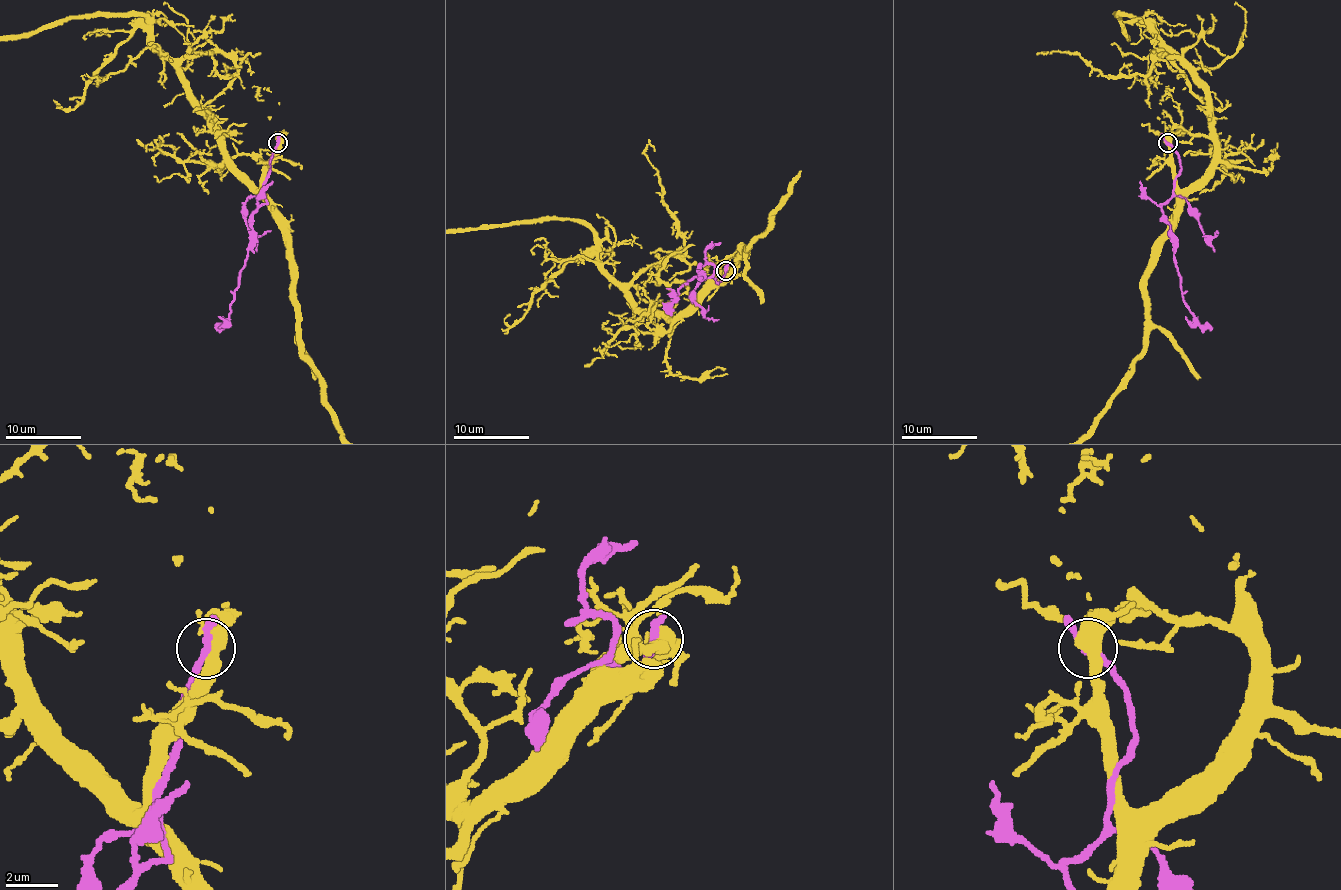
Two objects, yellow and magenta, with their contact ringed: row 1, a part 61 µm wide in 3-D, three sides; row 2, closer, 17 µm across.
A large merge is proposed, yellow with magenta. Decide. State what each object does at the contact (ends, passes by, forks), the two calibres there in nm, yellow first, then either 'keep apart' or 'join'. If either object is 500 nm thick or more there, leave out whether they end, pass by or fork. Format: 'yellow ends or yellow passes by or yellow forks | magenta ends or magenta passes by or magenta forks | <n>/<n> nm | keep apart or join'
yellow forks | magenta passes by | 440/280 nm | keep apart

